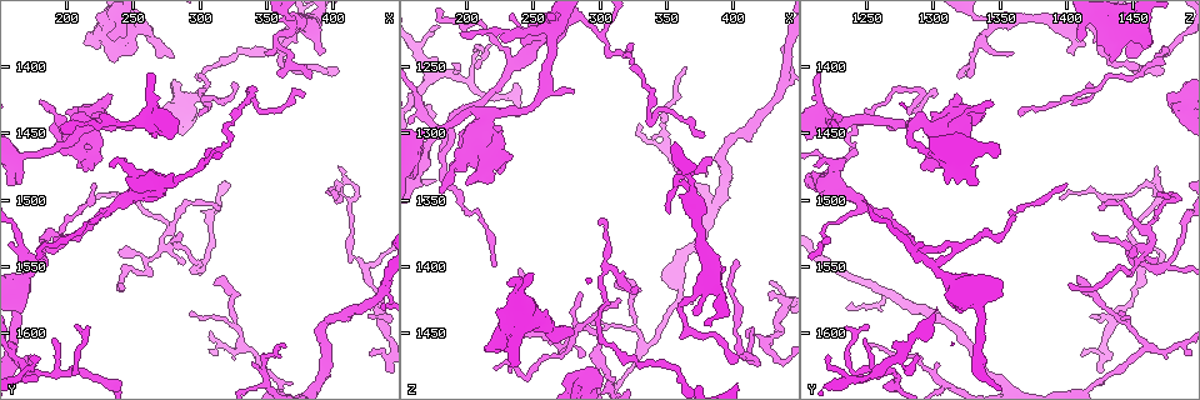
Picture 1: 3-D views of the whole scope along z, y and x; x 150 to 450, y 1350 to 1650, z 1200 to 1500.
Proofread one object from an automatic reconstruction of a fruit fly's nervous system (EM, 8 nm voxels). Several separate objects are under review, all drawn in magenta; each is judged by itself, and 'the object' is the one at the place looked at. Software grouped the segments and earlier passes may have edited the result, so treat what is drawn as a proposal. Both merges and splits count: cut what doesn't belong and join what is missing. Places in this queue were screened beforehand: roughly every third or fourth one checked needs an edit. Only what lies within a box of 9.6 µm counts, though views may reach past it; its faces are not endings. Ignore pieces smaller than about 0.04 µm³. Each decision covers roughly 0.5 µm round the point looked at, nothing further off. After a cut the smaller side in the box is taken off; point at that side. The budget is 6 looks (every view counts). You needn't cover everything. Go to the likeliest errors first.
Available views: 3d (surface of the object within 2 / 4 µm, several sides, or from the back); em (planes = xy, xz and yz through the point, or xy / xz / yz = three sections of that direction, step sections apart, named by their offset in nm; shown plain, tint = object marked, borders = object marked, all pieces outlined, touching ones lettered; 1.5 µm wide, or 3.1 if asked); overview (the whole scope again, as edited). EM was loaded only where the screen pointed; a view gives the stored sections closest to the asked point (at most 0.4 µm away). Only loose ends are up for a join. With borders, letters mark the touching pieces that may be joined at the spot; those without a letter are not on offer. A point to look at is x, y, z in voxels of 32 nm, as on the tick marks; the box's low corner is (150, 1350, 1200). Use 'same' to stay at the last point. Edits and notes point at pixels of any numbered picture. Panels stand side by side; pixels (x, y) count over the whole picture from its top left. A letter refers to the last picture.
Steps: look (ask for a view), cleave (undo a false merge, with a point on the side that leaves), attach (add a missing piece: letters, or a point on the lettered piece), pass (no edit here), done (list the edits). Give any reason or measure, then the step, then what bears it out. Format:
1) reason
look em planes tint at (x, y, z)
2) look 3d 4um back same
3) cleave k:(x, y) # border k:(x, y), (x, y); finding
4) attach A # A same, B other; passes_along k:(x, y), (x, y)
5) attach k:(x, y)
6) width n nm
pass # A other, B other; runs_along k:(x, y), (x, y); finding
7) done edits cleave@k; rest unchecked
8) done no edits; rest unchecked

tapers out
look 3d 4um at (378, 1422, 1300)

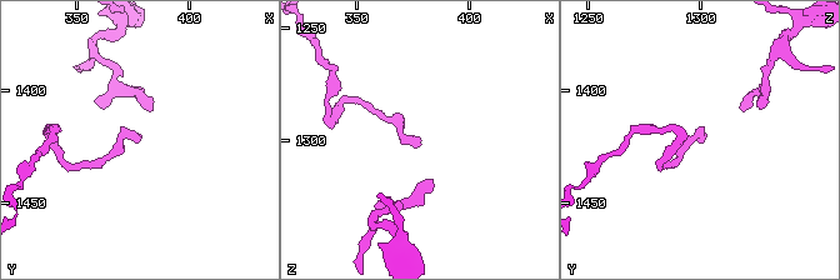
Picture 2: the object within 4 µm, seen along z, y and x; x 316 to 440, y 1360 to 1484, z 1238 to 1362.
shape alone is not enough
look em planes borders at (378, 1421, 1302)

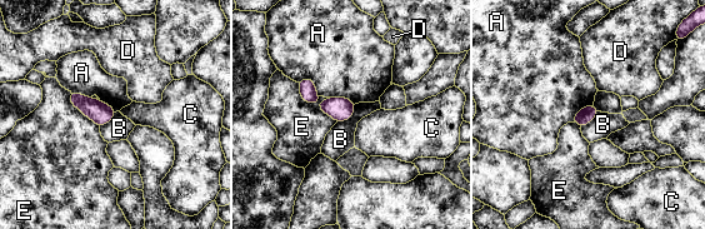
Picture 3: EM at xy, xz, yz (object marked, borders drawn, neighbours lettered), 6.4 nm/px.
pass # A other, B other, C other, D other, E other; border 3:(355, 104), (354, 113), (336, 123); no lettered piece goes on from it

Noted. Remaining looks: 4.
an open end
look em xy step 8 borders at (178, 1618, 1220)

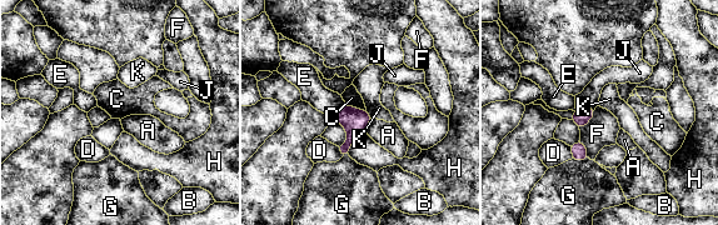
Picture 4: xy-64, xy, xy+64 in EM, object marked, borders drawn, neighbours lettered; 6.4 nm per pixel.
longest_contact H 180 nm
pass # A other, B other, C other, D other, E other, F other, G other, H other, J other, K other; none of them fits

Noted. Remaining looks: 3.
look 3d 4um back at (244, 1386, 1426)

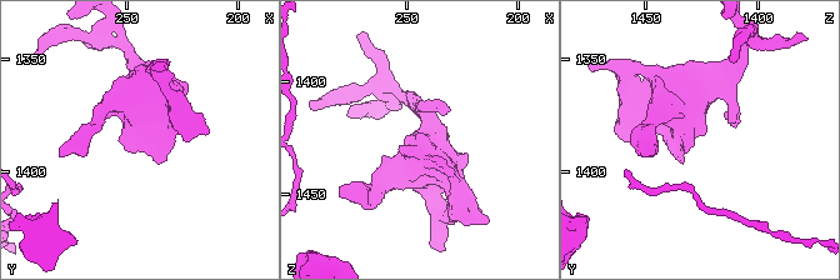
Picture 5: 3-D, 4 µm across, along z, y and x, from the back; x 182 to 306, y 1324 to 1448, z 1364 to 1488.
shape alone is not enough
look em yz step 4 borders at (243, 1384, 1428)

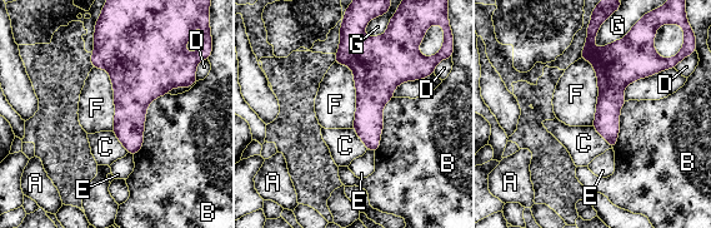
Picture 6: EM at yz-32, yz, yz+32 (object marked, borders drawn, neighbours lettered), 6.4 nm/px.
look em planes borders same

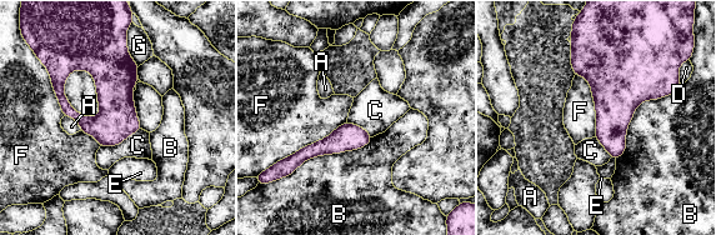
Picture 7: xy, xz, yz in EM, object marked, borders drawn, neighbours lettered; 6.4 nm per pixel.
pass # A other, B other, C other, D other, E other, F other, G other; none of them fits

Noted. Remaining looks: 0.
done no edits; rest unchecked

